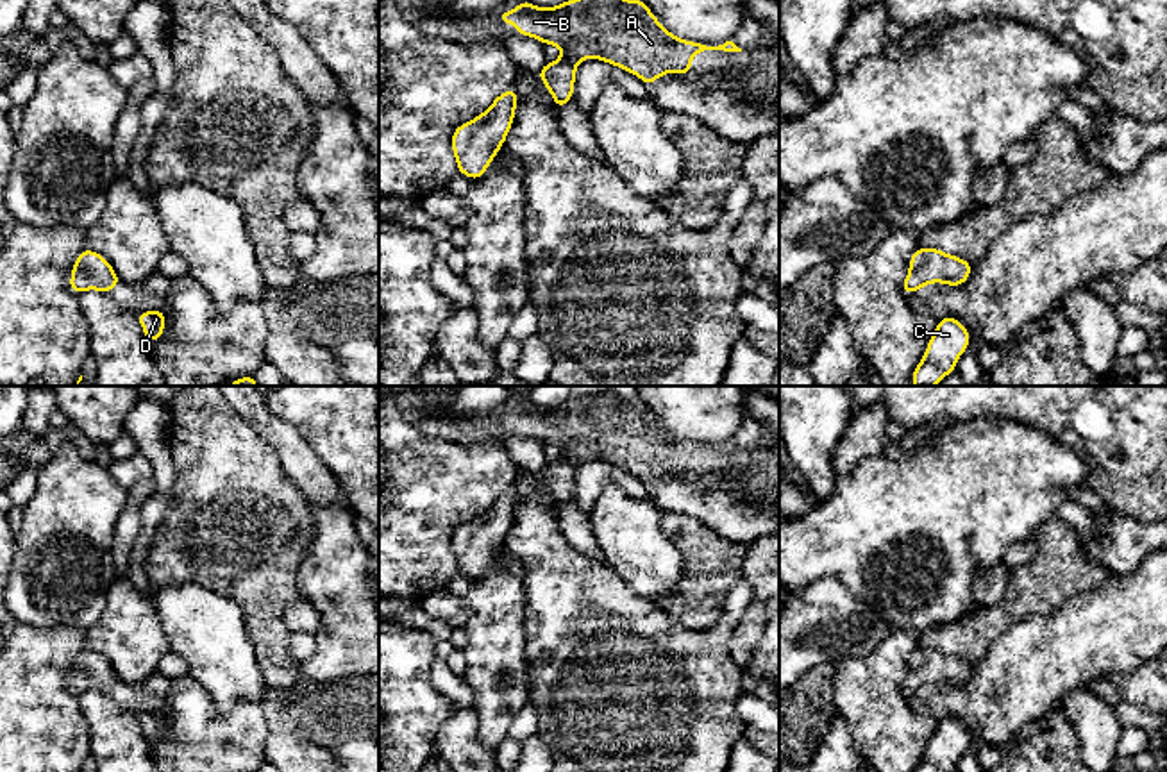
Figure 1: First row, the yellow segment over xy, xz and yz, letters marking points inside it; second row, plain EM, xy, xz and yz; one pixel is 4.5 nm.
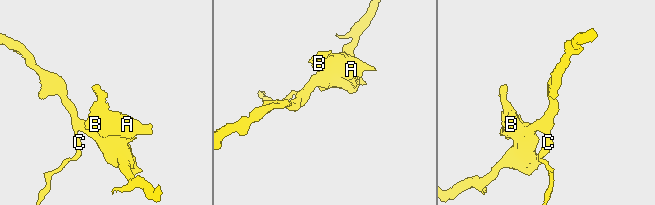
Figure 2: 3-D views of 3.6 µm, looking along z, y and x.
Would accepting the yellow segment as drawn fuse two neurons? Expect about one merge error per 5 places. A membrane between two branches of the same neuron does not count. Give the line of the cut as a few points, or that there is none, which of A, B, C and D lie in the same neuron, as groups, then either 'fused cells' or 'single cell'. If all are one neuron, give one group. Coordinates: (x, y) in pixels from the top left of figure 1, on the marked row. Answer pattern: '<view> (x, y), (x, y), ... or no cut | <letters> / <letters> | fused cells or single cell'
no cut | A B C D | single cell

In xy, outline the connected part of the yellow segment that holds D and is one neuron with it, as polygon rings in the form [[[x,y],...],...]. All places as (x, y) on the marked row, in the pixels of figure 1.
[[[164,309],[138,313],[138,320],[143,327],[148,343],[161,338],[164,331]]]

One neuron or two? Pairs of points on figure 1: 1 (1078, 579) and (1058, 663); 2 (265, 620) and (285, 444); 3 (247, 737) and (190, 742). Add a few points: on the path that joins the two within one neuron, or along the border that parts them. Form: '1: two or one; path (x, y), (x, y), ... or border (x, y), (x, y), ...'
1: two; border (1112, 576), (1037, 613)
2: two; border (258, 433), (276, 453), (281, 469), (308, 501)
3: one; path (233, 738), (204, 742)

